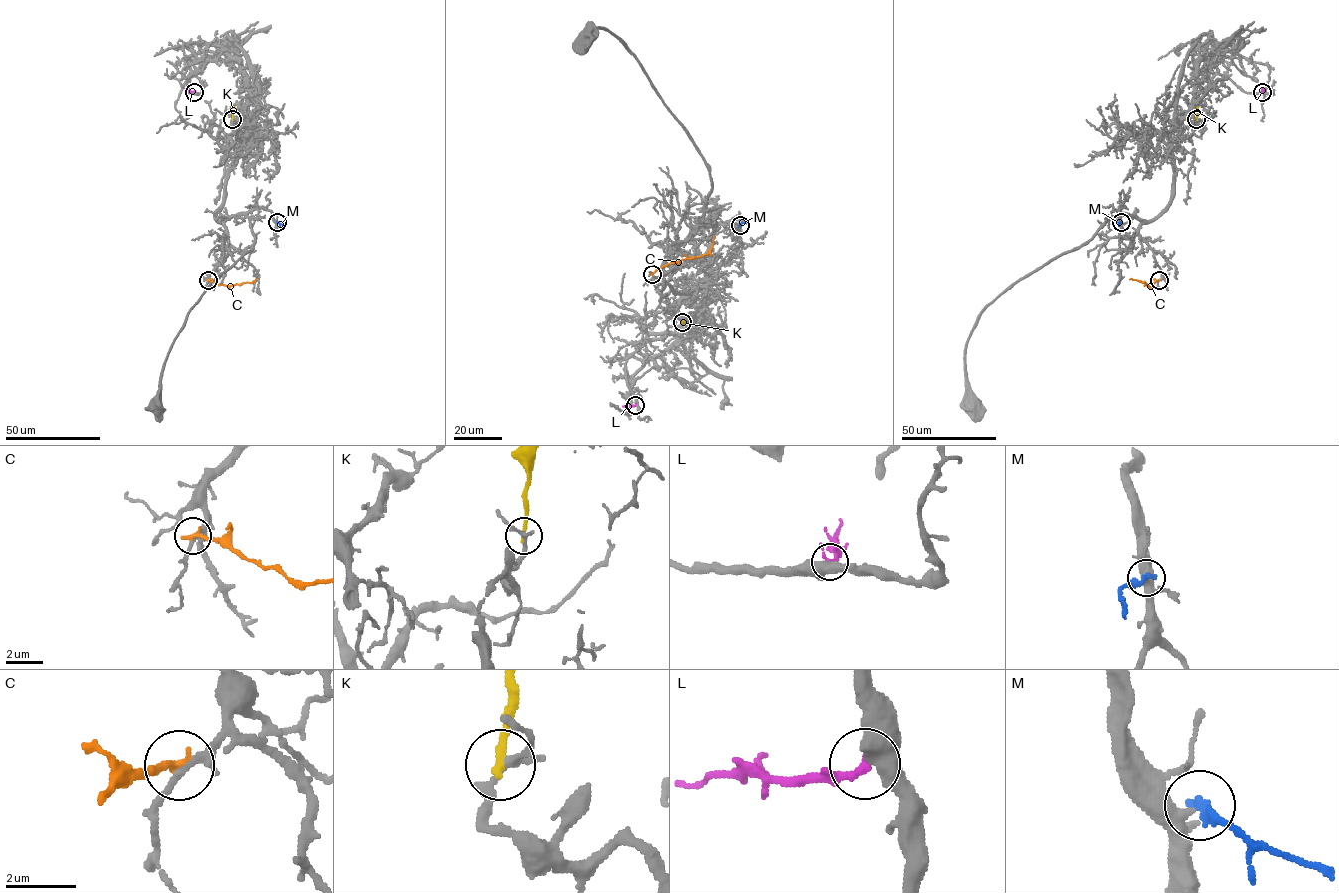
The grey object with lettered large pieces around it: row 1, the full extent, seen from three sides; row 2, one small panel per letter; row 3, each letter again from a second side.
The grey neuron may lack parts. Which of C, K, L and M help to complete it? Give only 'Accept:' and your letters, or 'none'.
Accept: M

